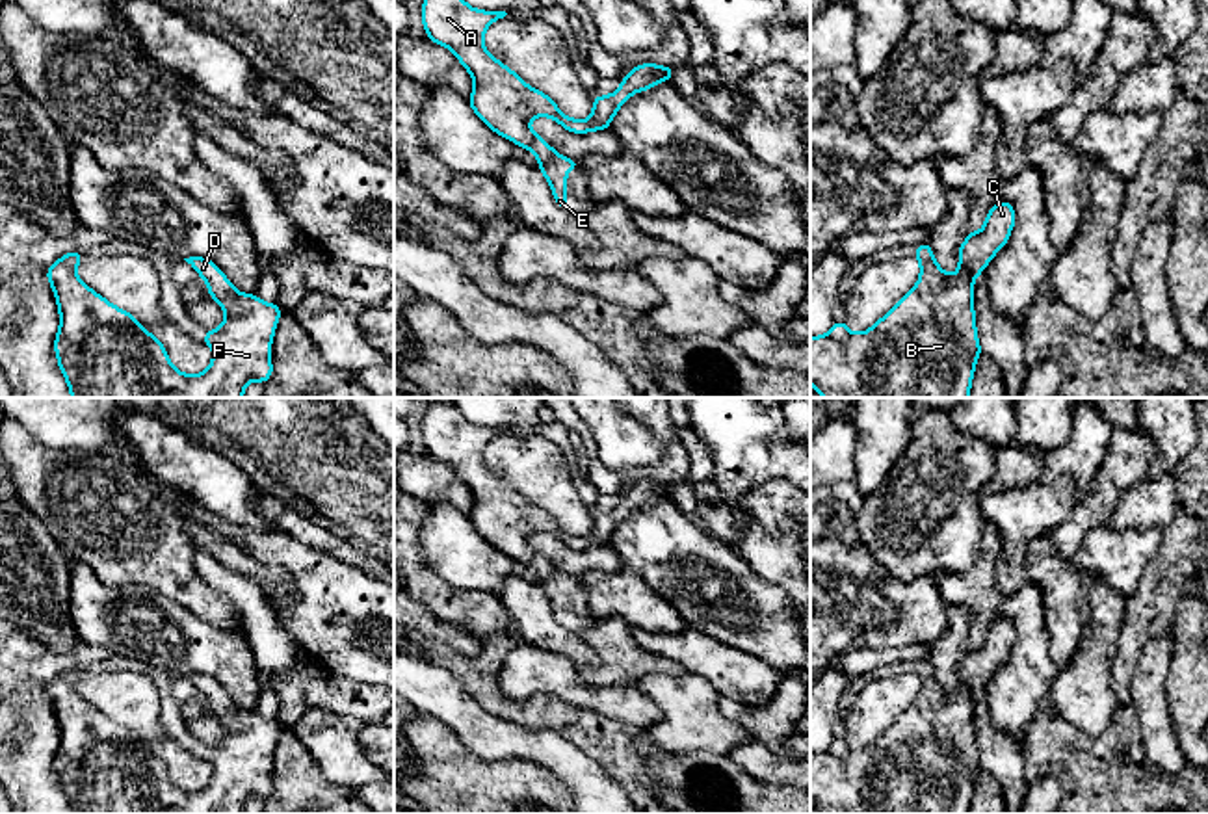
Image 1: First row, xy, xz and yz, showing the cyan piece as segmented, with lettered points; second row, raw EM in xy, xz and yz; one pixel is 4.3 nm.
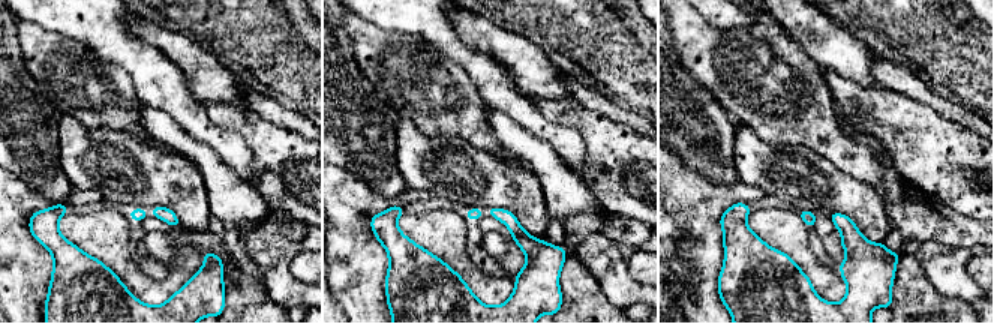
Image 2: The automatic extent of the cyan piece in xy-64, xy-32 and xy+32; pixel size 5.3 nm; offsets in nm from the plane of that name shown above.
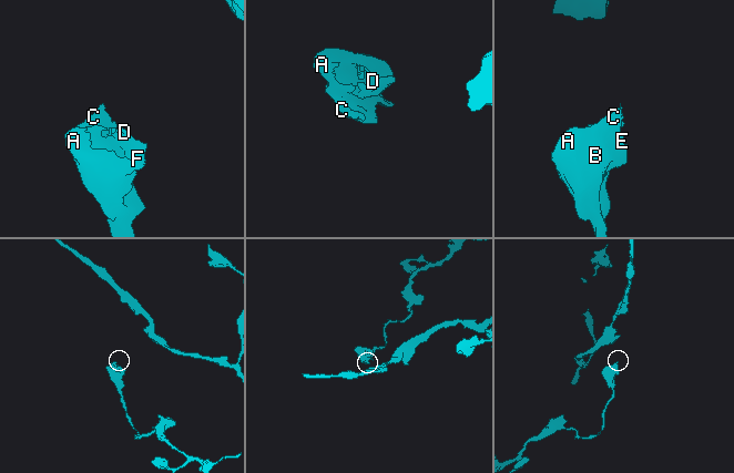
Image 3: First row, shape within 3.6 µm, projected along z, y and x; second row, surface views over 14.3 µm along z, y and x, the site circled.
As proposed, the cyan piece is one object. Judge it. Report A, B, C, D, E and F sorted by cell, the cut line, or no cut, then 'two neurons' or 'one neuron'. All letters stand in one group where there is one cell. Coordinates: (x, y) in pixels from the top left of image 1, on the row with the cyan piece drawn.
groups A B C D E F; cut none; one neuron

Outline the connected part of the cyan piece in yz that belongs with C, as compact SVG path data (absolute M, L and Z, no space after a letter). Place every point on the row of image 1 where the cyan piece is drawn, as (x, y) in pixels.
M996 201L979 232L970 230L959 247L959 268L948 275L937 262L929 243L916 245L918 282L868 331L851 333L846 322L810 338L810 385L823 398L968 398L978 357L983 353L976 331L974 277L981 275L992 256L1007 243L1015 227L1015 208Z

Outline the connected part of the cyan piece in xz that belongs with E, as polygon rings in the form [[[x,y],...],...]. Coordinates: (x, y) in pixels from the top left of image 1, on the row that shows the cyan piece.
[[[424,0],[422,24],[427,39],[450,48],[472,74],[474,91],[468,104],[474,113],[502,138],[532,151],[539,171],[548,180],[554,201],[567,210],[567,171],[580,169],[580,162],[556,152],[548,141],[530,128],[533,117],[550,117],[572,134],[608,130],[617,110],[637,91],[652,89],[662,80],[673,82],[673,67],[636,65],[615,93],[593,98],[589,119],[567,117],[556,102],[530,87],[517,72],[491,56],[483,35],[489,24],[504,19],[506,11],[481,11],[465,0]]]

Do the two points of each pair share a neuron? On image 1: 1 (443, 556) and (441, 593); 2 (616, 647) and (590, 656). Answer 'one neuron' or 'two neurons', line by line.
1: two neurons
2: two neurons

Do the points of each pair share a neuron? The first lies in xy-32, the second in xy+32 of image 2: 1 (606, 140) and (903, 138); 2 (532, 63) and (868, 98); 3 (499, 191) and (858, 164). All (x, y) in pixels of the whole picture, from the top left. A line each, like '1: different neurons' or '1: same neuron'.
1: same neuron
2: different neurons
3: different neurons

